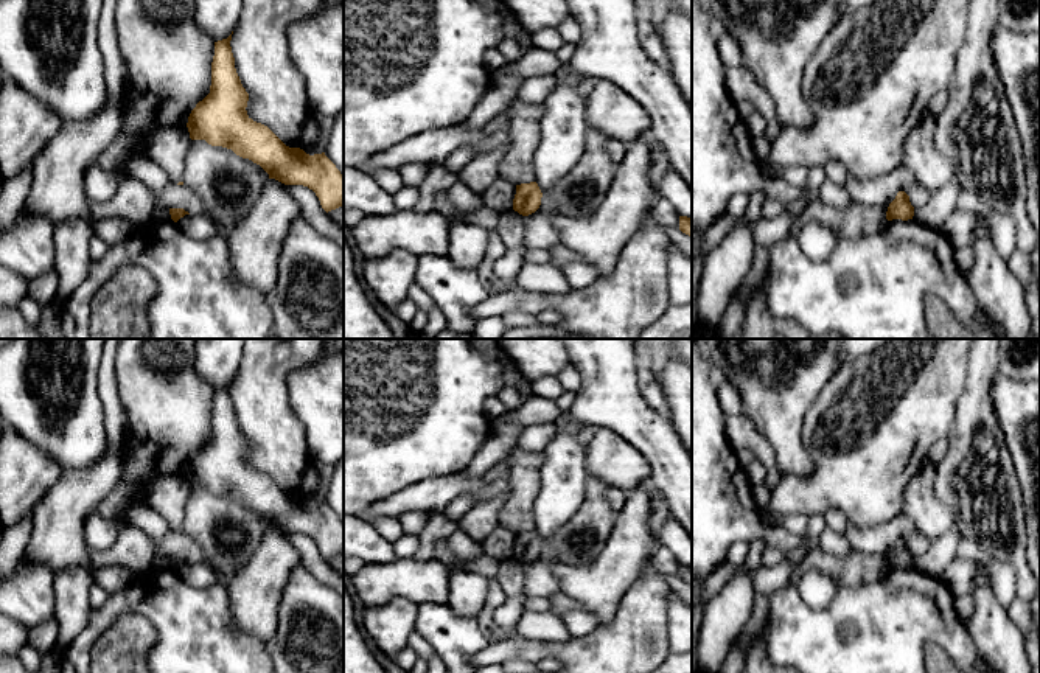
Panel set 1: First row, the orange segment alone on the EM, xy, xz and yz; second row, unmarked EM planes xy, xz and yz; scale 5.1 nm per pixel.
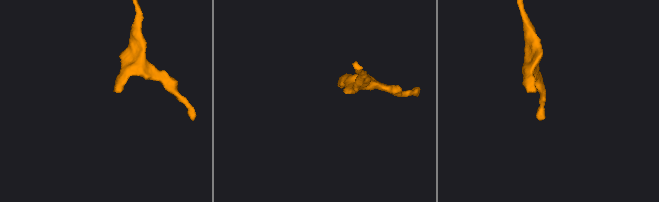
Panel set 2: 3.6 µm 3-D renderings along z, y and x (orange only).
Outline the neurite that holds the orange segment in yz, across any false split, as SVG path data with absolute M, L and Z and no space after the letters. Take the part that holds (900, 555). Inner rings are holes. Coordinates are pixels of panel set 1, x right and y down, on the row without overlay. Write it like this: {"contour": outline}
{"contour": "M899 539L895 547L889 552L886 567L908 569L914 564L914 555L909 550L909 544L905 539Z"}

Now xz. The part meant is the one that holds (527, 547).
{"contour": "M536 530L516 533L513 558L522 564L535 561L541 553L543 541Z"}

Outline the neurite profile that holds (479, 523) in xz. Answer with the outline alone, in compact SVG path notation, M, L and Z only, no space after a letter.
M508 493L496 499L476 504L465 516L457 521L457 530L482 544L499 525L497 516L504 511Z

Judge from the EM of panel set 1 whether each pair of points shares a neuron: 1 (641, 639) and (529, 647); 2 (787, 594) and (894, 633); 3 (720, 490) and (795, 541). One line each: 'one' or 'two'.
1: one
2: one
3: one

